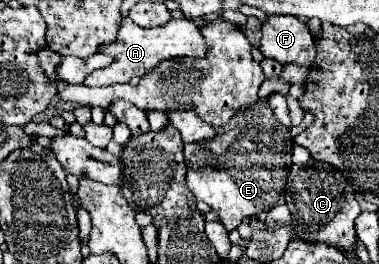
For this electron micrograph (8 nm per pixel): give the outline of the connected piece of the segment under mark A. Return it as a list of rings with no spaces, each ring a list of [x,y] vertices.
[[[130,18],[122,20],[122,26],[118,30],[118,40],[102,46],[102,52],[112,56],[114,62],[102,70],[94,70],[86,78],[86,86],[110,86],[110,84],[128,84],[132,76],[146,76],[156,68],[156,64],[168,60],[168,58],[204,58],[208,52],[208,44],[194,20],[170,20],[168,24],[160,28],[140,28]]]

